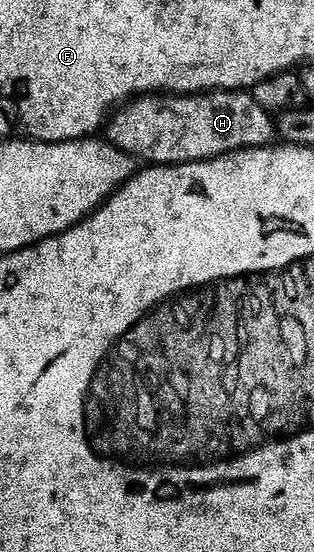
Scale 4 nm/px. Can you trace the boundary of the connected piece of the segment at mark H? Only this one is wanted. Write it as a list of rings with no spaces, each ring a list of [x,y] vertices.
[[[247,89],[206,90],[198,94],[167,96],[159,93],[141,94],[129,98],[107,119],[107,130],[107,141],[114,143],[122,152],[132,155],[133,159],[145,158],[143,161],[148,164],[197,162],[231,150],[269,145],[274,138],[274,118],[258,104],[258,100],[252,98]]]

